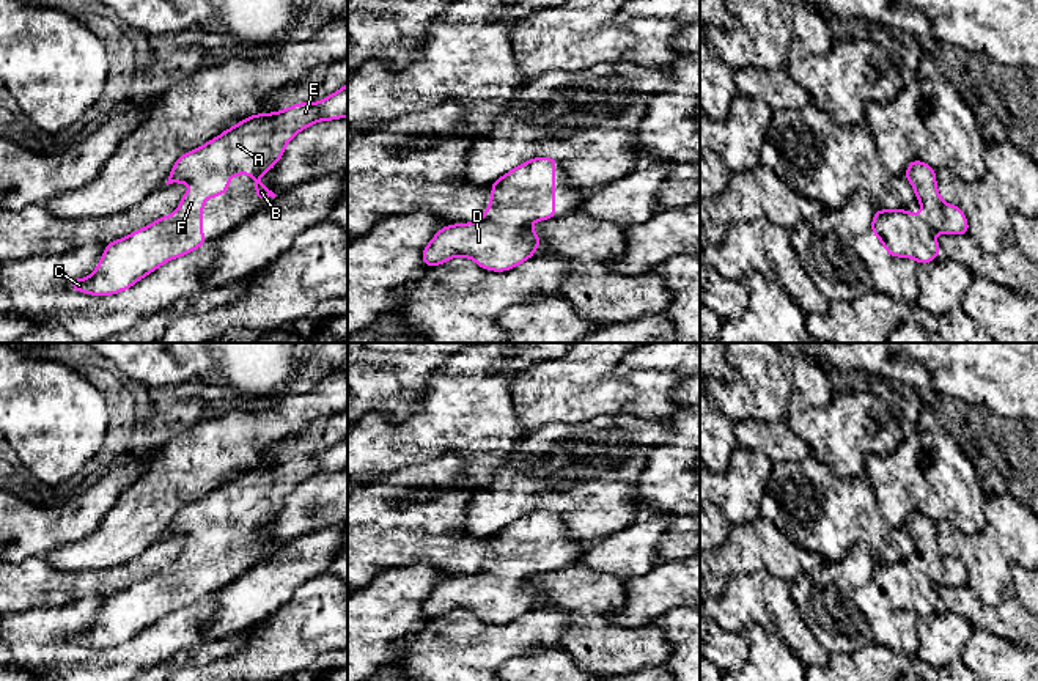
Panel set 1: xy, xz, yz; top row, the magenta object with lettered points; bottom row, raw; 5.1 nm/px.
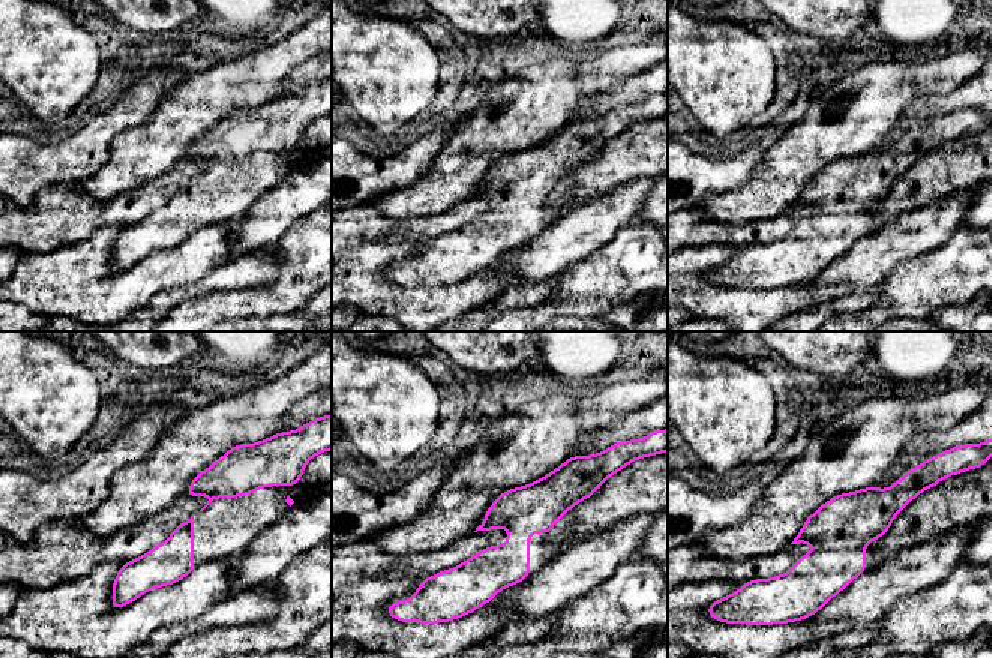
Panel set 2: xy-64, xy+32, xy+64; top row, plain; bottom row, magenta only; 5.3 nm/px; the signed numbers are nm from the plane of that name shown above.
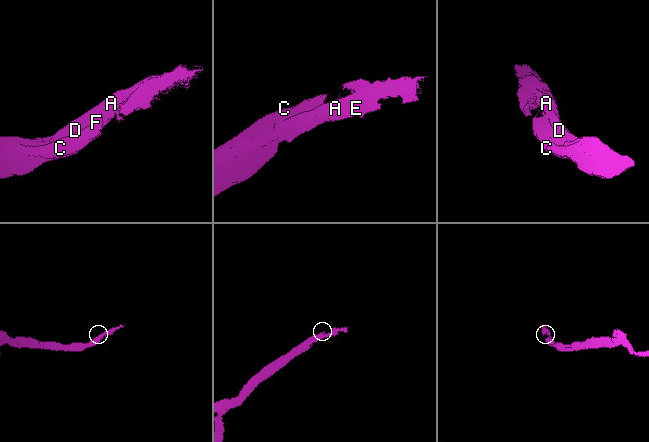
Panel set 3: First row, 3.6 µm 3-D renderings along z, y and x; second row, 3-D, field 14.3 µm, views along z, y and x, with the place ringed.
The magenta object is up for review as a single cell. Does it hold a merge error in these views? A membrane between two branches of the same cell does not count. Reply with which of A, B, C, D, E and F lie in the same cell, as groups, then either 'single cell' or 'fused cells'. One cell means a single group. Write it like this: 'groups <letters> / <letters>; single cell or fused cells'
groups A B C D E F; single cell

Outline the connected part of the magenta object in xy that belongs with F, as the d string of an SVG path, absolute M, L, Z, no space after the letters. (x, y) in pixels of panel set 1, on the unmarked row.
M348 436L319 455L293 456L274 466L256 466L219 489L182 506L167 538L190 536L178 561L126 590L109 594L98 620L71 640L91 648L113 648L134 639L164 615L208 596L203 588L203 557L226 546L230 532L250 527L261 555L277 547L260 530L282 511L293 489L318 473L348 469Z

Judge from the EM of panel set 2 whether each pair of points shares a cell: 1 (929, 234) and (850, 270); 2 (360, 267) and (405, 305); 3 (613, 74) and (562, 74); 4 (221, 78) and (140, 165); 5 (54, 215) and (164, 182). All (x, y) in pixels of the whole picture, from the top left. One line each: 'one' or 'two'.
1: one
2: one
3: one
4: one
5: one

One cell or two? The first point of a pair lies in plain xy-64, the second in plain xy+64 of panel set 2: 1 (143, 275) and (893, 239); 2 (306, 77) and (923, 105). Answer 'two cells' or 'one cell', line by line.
1: two cells
2: one cell

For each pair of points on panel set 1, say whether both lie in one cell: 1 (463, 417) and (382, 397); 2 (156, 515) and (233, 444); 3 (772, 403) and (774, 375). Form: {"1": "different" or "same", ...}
{"1": "different", "2": "same", "3": "same"}

